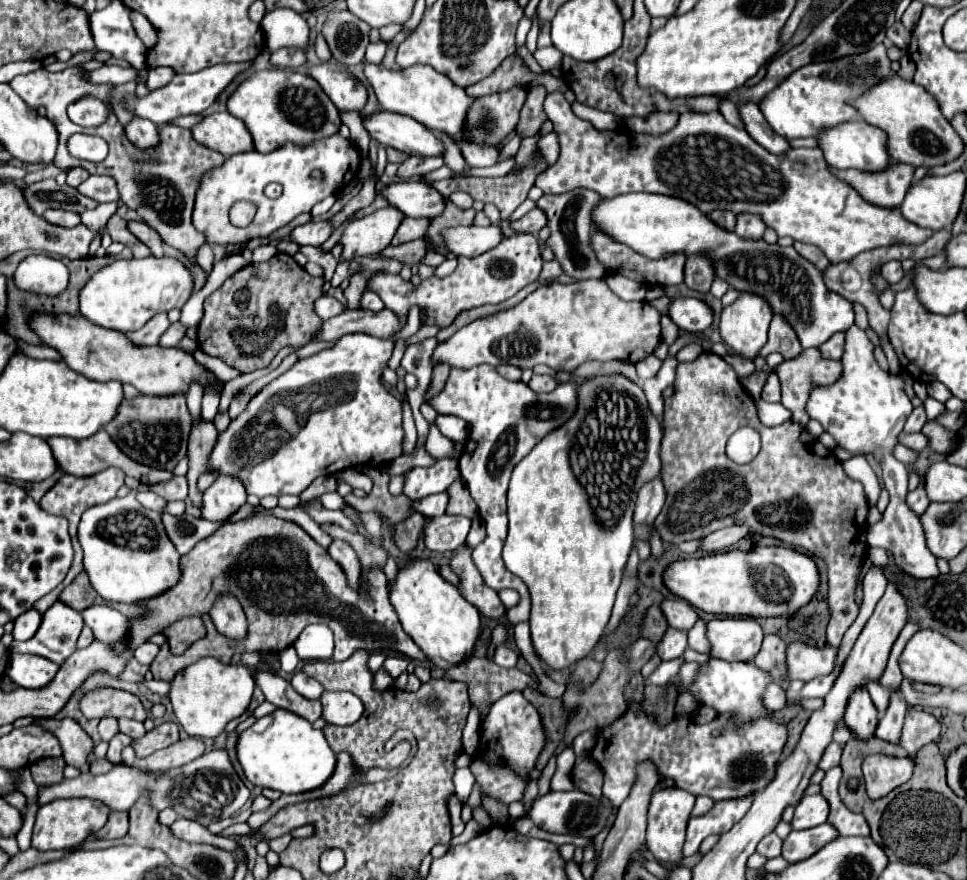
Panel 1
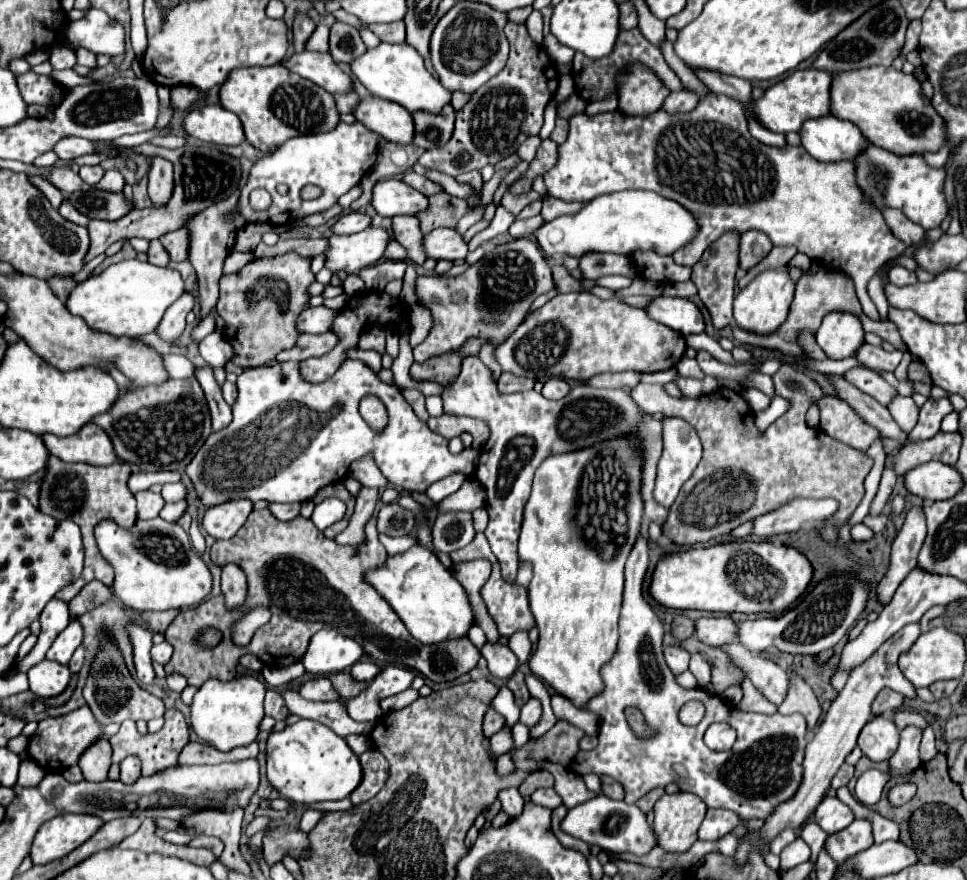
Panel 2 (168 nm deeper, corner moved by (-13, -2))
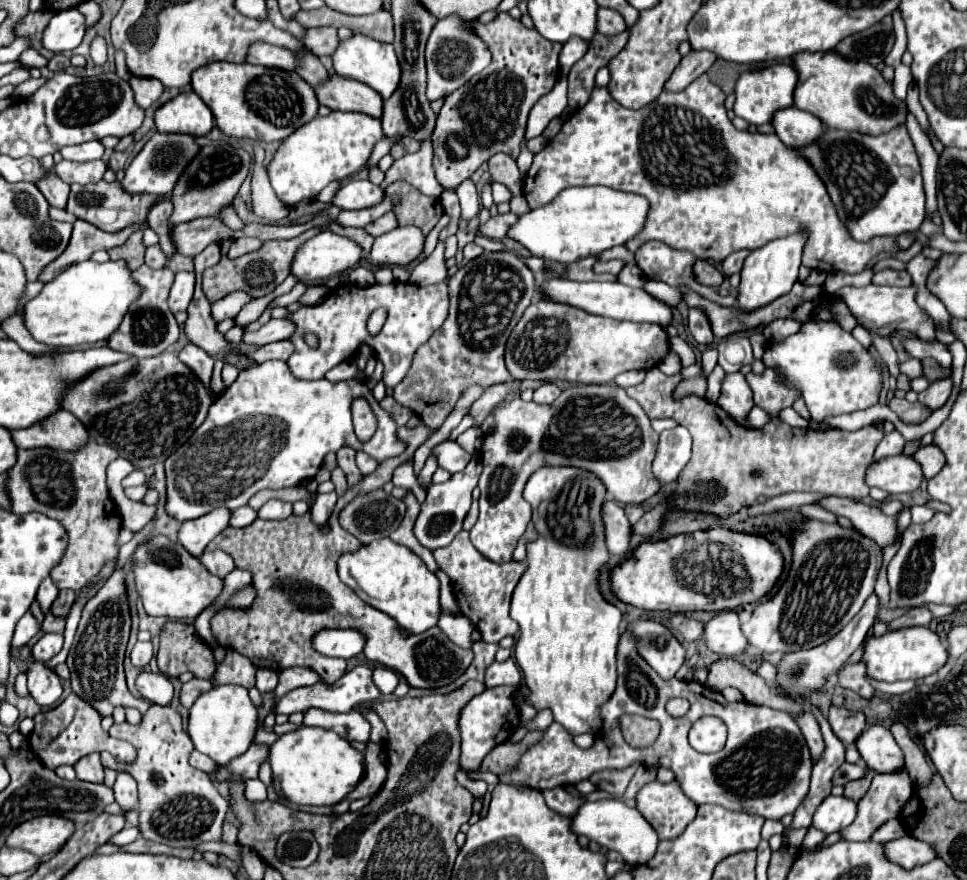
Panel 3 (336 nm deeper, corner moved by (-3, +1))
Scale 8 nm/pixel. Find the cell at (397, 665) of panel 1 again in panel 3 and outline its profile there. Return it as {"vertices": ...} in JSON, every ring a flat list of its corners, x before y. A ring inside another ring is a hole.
{"vertices":[[356,666,354,670,346,672,340,680,334,684,312,684,304,688,296,688,282,698,274,698,274,712,276,714,294,714,294,712,306,712,310,708,320,708,326,712,348,712,352,708,358,708,366,702,374,702,380,698,380,690,372,682,372,670,368,666]]}

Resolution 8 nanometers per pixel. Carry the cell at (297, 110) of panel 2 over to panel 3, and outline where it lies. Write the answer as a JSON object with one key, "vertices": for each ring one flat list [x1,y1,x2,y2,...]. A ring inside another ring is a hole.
{"vertices":[[214,62,200,66,192,72,192,90,212,110,214,124,226,134,236,138,252,138,276,142,288,138,302,124,310,122,318,112,314,88,294,72,280,68,266,68,254,64]]}

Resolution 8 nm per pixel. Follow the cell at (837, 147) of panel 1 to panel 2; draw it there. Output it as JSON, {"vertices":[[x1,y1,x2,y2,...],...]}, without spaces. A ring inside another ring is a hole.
{"vertices":[[828,115,824,119,810,119,802,131,804,149,822,161,854,161,872,143,862,135,852,121]]}

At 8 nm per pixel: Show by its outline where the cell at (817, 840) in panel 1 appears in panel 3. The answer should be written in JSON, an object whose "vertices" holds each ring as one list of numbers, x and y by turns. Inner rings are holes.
{"vertices":[[906,770,894,776,876,774,868,792,858,802,858,816,854,824,842,830,844,838,850,842,870,840,884,822,900,816,912,792,912,780]]}

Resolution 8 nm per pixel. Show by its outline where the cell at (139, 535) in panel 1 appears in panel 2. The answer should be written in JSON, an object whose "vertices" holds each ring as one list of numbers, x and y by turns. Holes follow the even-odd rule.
{"vertices":[[154,517,136,519,130,529,124,529,112,519,102,519,94,529,94,537,102,557,114,569,114,595,132,609,166,611,196,607,212,589,212,575,206,563,194,551,188,533,178,523]]}

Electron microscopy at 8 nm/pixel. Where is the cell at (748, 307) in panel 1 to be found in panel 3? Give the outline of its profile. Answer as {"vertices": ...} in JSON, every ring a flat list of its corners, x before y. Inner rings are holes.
{"vertices":[[794,232,790,236,774,238,768,244,756,248,754,252,748,254,744,268,742,268,742,282,738,286,740,296,738,296,738,308,742,310,754,310,764,304,770,304,772,300,784,296,786,292,792,290,794,282,798,280,798,268,802,262,802,250,806,244,806,232]]}

